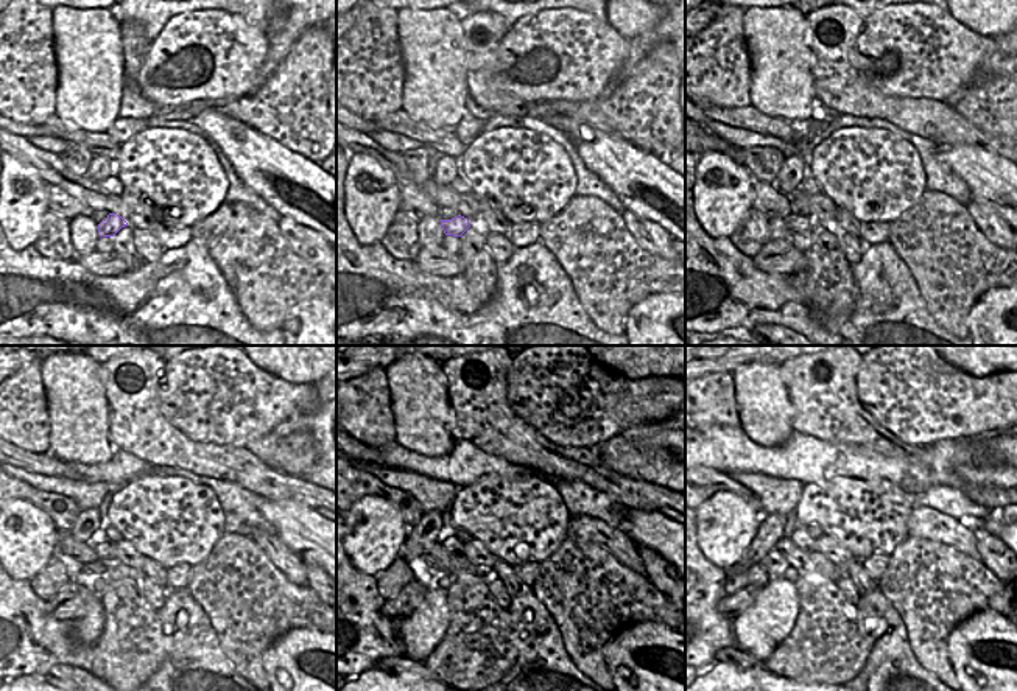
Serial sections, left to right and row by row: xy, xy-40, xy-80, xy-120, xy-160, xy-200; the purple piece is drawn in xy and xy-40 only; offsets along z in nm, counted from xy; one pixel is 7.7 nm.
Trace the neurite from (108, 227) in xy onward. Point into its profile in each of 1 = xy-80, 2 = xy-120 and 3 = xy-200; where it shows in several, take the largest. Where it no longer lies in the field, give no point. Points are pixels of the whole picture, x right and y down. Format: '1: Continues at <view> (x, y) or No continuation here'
1: Continues at xy-80 (793, 223)
2: Continues at xy-120 (95, 570)
3: Continues at xy-200 (774, 564).

